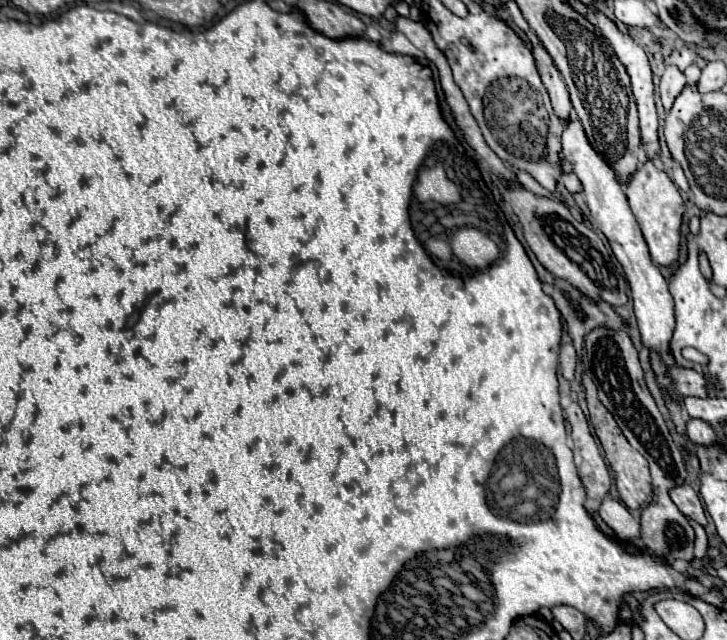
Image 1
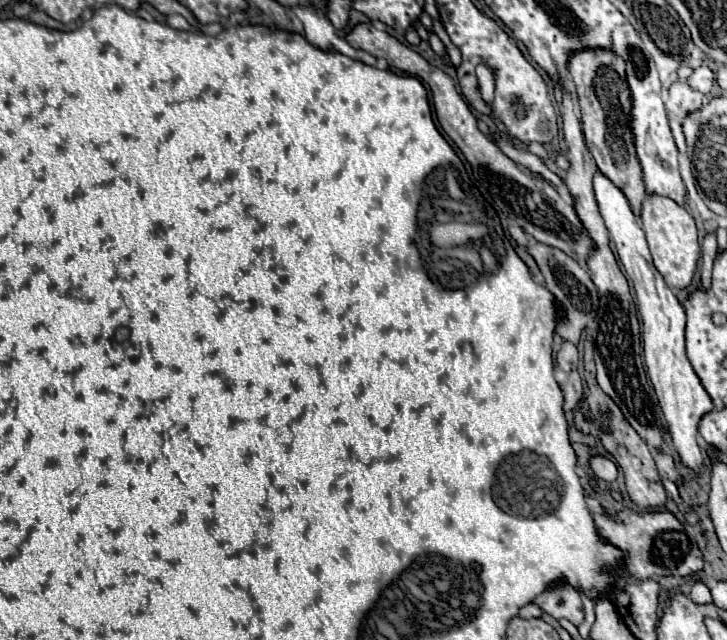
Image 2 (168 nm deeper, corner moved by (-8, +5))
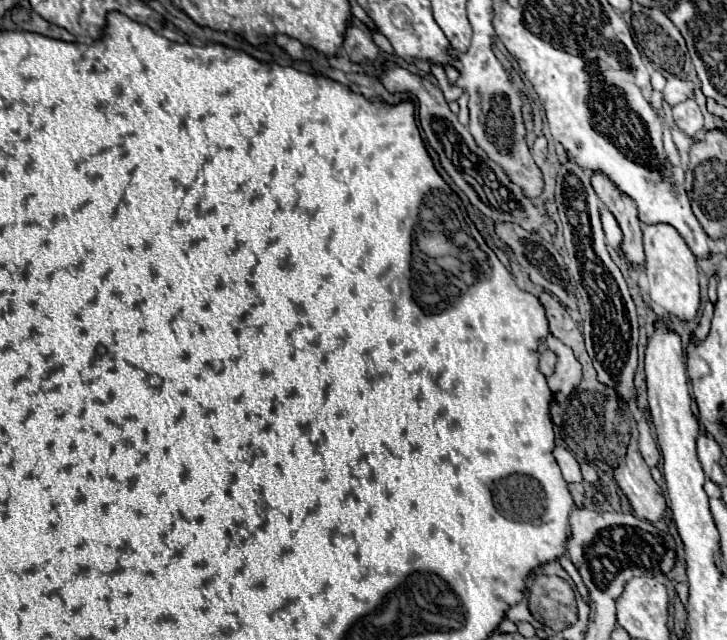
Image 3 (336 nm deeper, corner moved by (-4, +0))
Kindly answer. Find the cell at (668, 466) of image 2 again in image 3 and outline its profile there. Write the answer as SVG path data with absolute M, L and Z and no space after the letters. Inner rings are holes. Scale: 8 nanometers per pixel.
M640 421L638 423L638 431L640 431L640 453L642 453L644 461L646 461L646 465L648 467L658 467L662 455L658 451L658 445L656 445L652 433L650 433L648 423L646 421Z

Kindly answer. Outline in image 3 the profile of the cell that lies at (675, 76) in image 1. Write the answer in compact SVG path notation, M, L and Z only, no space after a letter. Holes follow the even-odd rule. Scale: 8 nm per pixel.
M686 99L686 101L678 103L678 105L674 105L672 107L672 117L674 117L674 123L680 129L684 129L690 137L694 137L704 127L700 107L696 105L694 99Z

